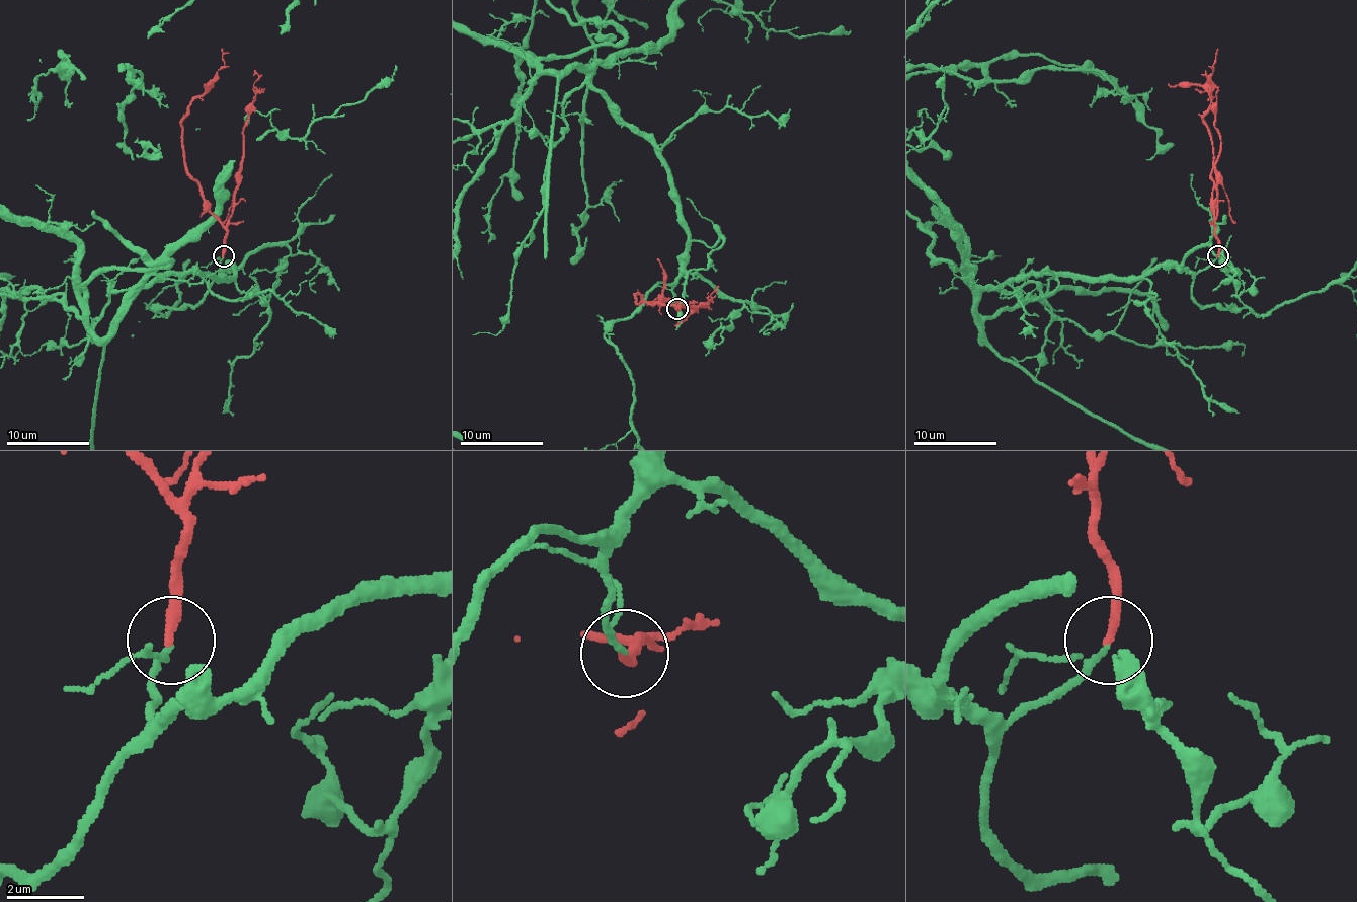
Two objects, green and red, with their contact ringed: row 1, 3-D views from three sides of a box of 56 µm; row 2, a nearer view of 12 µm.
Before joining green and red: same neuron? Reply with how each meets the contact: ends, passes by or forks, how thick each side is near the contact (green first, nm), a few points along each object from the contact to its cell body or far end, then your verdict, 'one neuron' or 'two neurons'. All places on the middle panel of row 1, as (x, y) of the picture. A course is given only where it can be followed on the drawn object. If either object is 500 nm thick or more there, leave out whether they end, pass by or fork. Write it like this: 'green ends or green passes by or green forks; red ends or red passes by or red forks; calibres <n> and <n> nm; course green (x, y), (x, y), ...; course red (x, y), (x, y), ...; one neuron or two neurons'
green passes by; red ends; calibres 100 and 260 nm; course red (677, 309), (680, 305), (640, 305), (636, 303), (636, 297), (677, 305), (675, 309); one neuron

